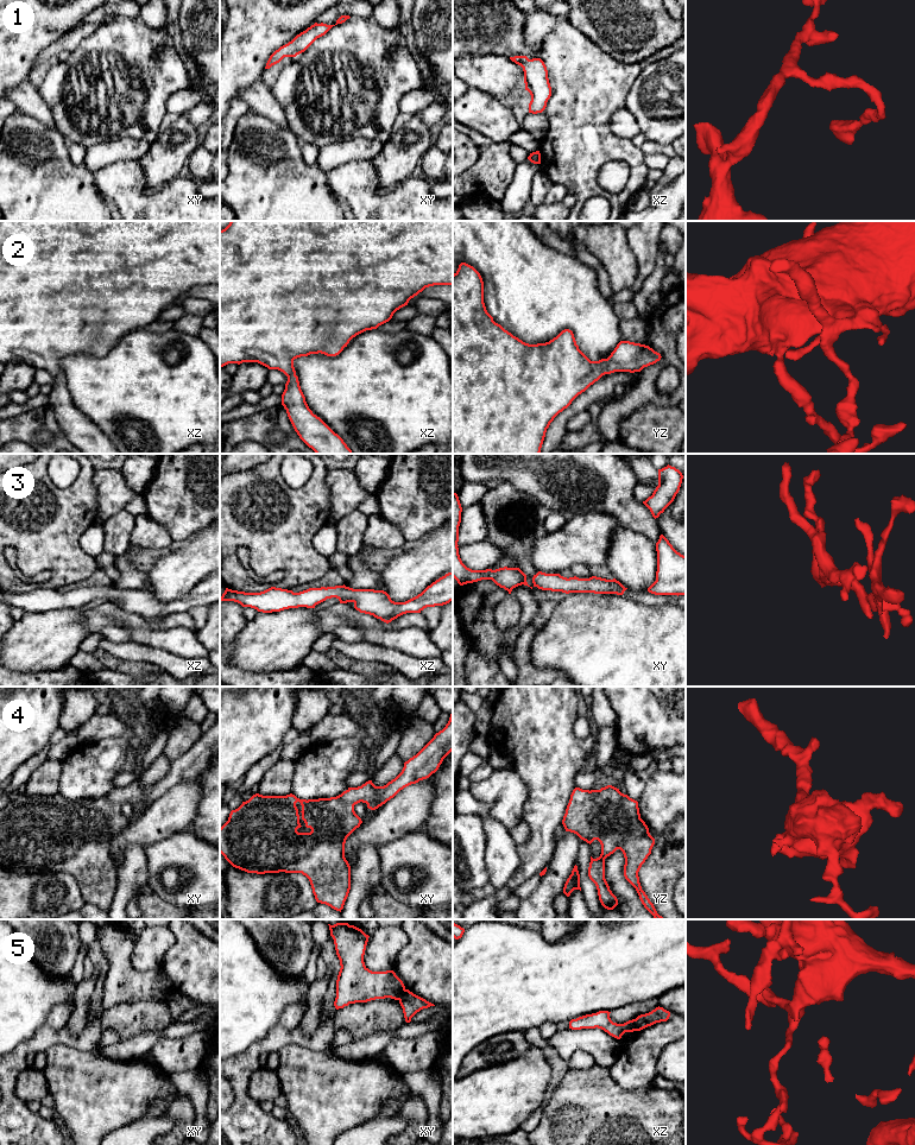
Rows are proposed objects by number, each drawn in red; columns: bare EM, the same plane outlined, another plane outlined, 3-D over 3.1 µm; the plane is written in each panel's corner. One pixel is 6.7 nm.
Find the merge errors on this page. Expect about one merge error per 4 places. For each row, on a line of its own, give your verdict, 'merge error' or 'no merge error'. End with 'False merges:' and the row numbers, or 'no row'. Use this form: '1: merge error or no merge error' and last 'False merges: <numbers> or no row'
1: no merge error
2: no merge error
3: no merge error
4: no merge error
5: merge error
False merges: 5

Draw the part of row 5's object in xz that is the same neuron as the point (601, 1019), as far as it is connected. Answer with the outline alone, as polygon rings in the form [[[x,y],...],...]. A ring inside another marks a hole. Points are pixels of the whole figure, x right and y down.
[[[599,1011],[597,1013],[586,1014],[569,1021],[569,1029],[601,1029],[610,1036],[620,1039],[625,1032],[633,1032],[635,1019],[624,1024],[613,1023],[610,1018],[608,1011]]]

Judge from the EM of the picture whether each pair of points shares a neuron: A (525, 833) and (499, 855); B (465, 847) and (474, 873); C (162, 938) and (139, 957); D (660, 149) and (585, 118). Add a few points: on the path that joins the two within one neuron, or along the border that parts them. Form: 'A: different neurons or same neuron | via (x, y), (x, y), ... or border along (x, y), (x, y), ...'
A: different neurons | border along (509, 830), (518, 845)
B: same neuron | via (465, 853), (465, 864), (468, 867)
C: same neuron | via (156, 942), (145, 953)
D: different neurons | border along (639, 147), (644, 155)

